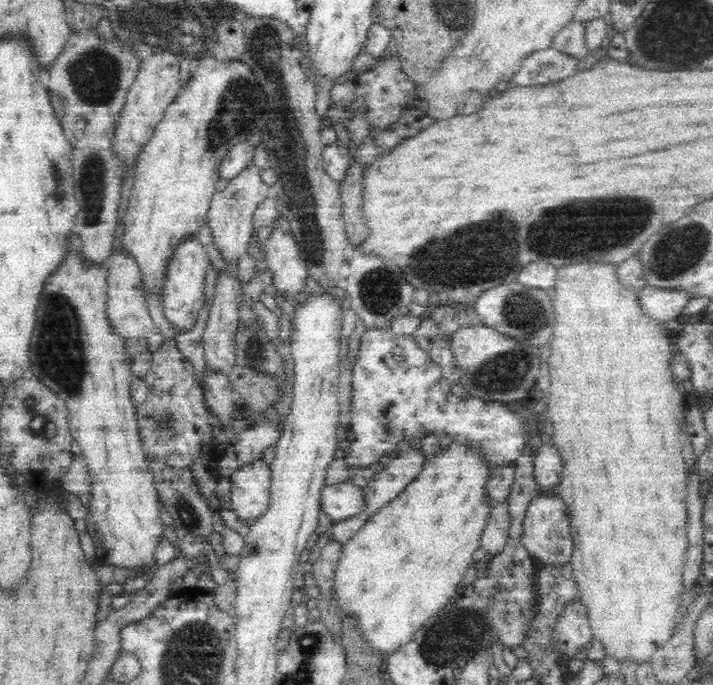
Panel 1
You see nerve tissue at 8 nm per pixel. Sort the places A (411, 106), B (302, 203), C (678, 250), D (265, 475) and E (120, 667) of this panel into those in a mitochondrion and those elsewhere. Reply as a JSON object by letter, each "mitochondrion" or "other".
{"A":"other","B":"mitochondrion","C":"mitochondrion","D":"other","E":"other"}

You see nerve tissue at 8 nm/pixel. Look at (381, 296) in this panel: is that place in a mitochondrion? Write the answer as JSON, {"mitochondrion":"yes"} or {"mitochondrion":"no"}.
{"mitochondrion":"yes"}

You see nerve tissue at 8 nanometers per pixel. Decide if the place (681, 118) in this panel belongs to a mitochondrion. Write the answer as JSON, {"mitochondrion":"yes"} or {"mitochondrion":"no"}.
{"mitochondrion":"no"}

